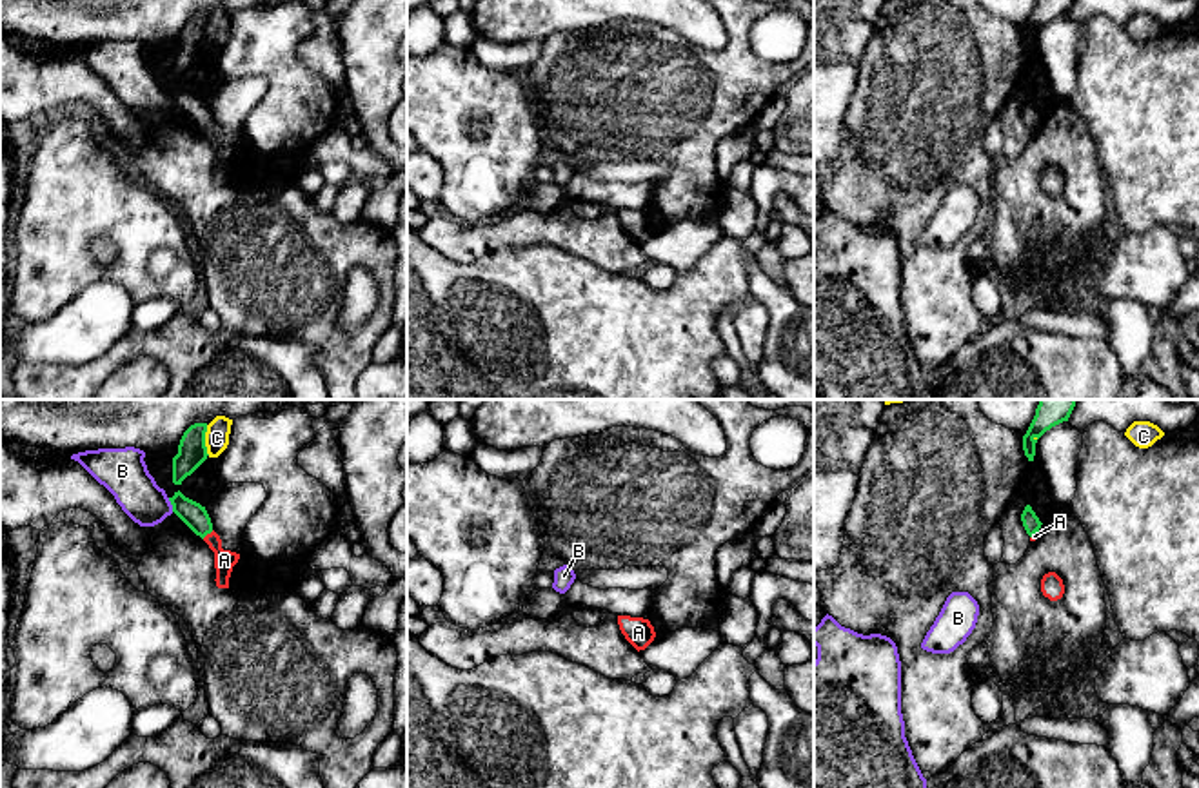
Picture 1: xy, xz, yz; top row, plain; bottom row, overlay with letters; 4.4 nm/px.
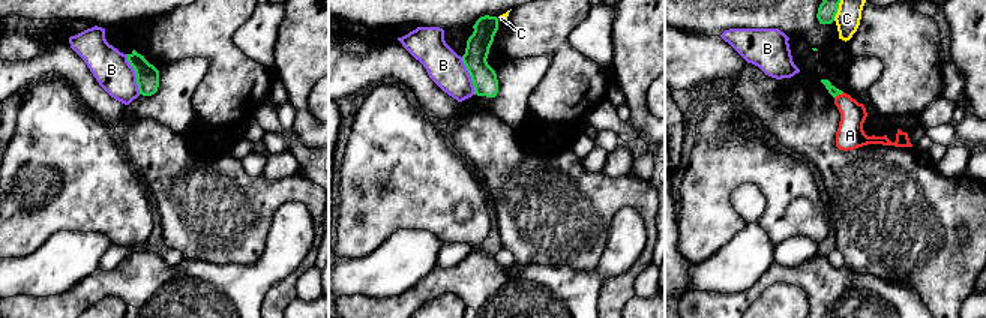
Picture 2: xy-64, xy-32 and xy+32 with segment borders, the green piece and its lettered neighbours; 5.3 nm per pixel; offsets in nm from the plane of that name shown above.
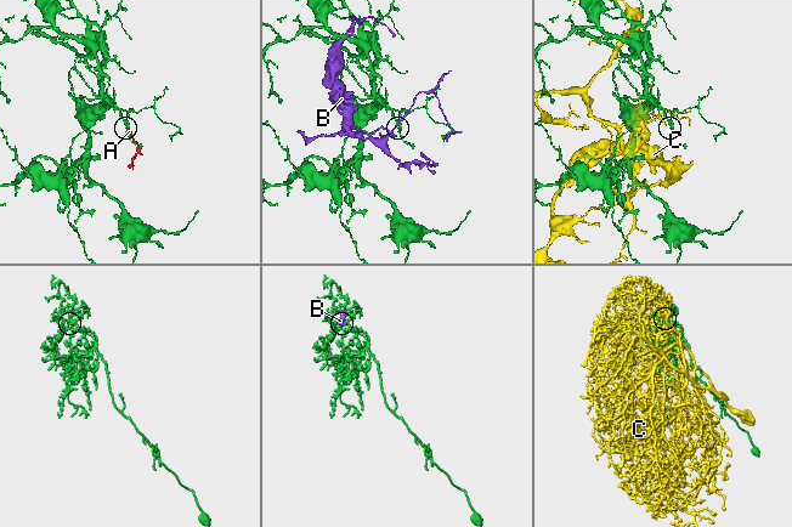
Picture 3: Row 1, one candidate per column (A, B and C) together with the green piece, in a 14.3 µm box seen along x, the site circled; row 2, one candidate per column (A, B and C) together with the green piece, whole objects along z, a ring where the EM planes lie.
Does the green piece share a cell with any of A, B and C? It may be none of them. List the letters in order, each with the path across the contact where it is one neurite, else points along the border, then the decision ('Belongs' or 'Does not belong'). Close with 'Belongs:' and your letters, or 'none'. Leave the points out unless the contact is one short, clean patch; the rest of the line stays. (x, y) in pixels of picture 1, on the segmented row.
A: Path across: xy (193, 514), (208, 532), (224, 560). Belongs
B: Does not belong
C: Does not belong
Belongs: A

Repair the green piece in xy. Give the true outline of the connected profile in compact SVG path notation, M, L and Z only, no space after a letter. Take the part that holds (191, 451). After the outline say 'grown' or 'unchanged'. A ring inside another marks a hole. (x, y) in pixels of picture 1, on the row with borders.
M194 423L183 432L178 454L173 458L174 485L182 485L207 459L205 432L207 423Z; unchanged

